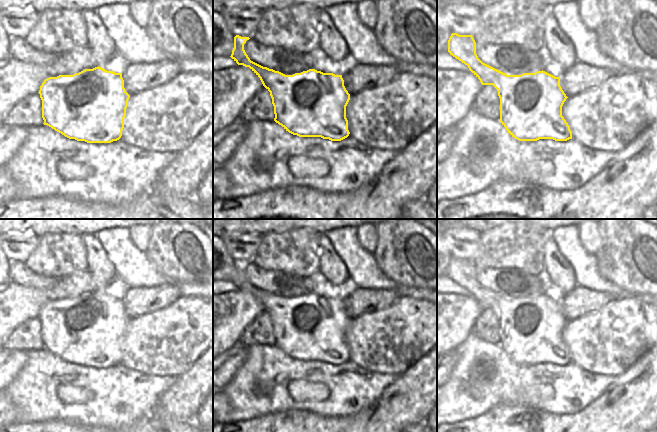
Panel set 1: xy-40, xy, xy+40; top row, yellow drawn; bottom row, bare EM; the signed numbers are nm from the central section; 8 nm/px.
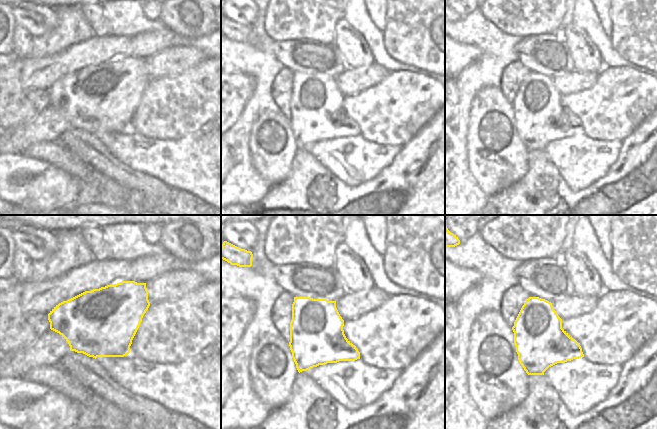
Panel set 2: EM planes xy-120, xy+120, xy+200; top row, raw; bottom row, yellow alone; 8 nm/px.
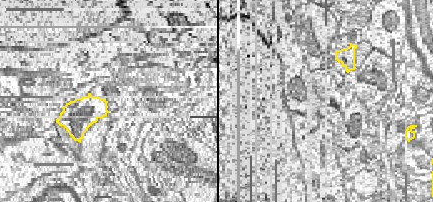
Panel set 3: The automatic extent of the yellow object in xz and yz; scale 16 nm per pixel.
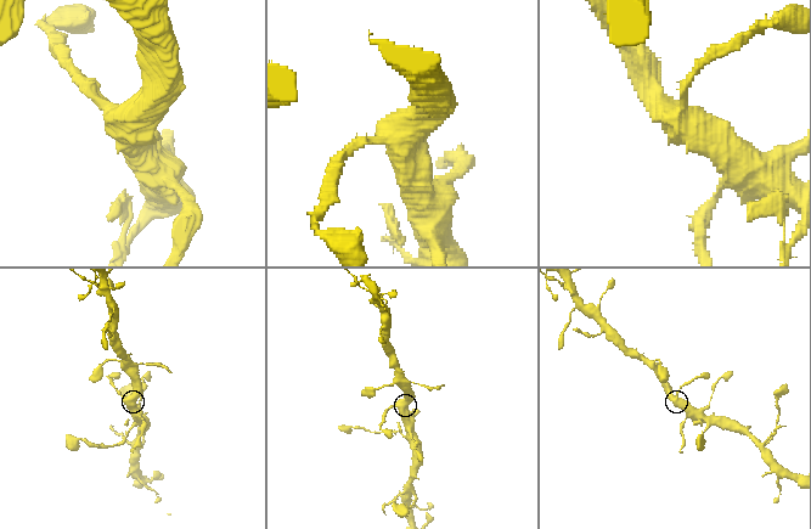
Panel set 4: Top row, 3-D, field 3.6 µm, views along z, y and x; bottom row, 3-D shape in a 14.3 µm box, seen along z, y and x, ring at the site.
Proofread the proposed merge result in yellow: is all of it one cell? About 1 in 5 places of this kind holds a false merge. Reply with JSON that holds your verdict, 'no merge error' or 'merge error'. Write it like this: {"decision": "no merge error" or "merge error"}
{"decision": "no merge error"}

